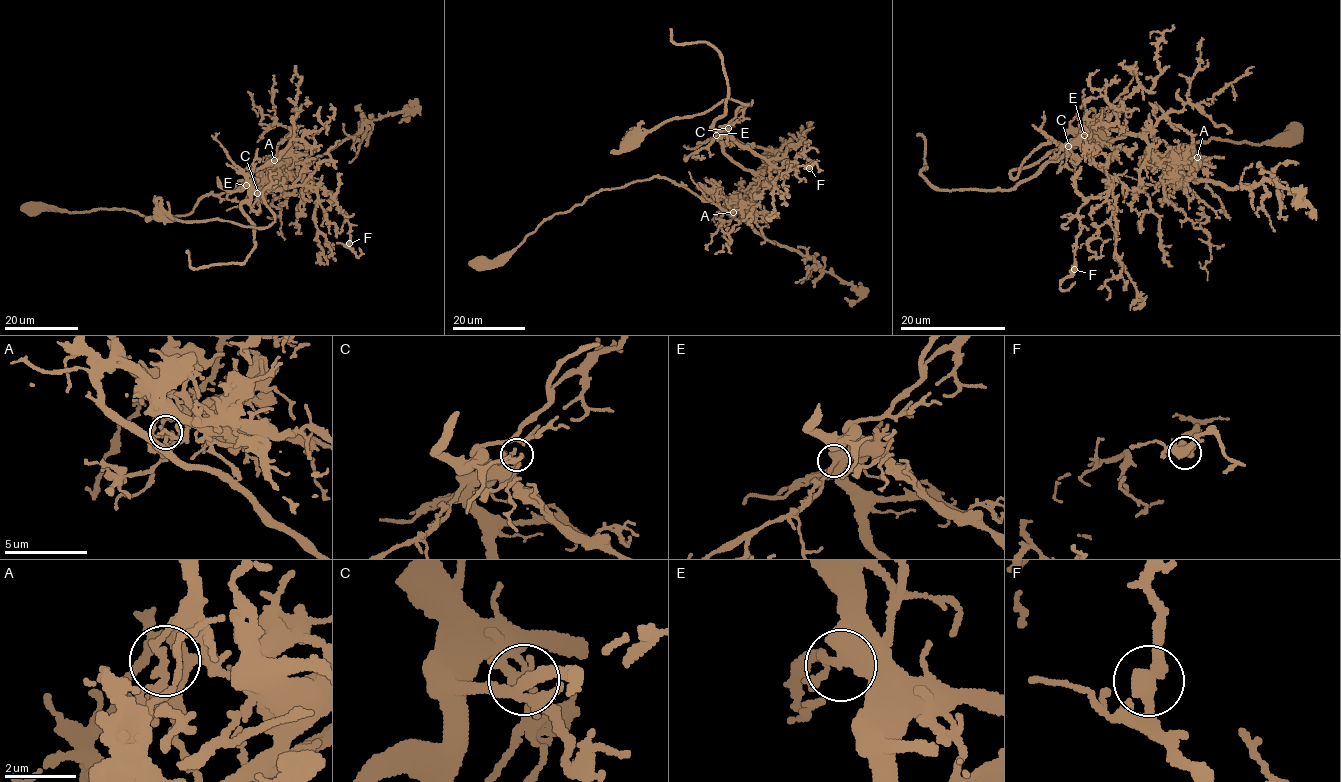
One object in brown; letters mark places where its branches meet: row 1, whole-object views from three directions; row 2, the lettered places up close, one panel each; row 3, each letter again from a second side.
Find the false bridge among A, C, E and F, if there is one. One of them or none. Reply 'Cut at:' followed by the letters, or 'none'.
Cut at: A

